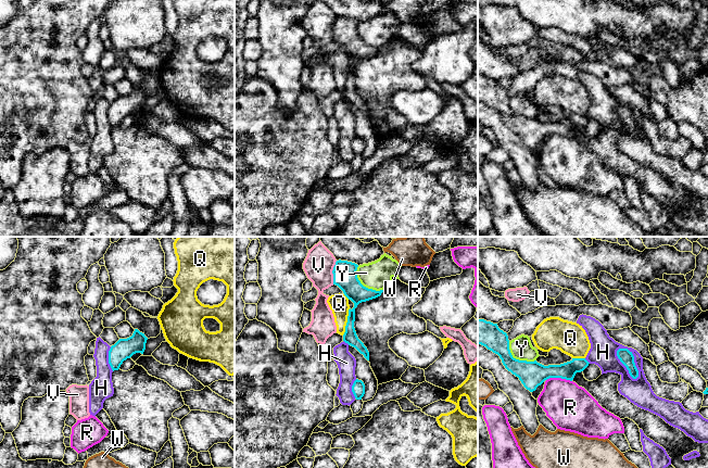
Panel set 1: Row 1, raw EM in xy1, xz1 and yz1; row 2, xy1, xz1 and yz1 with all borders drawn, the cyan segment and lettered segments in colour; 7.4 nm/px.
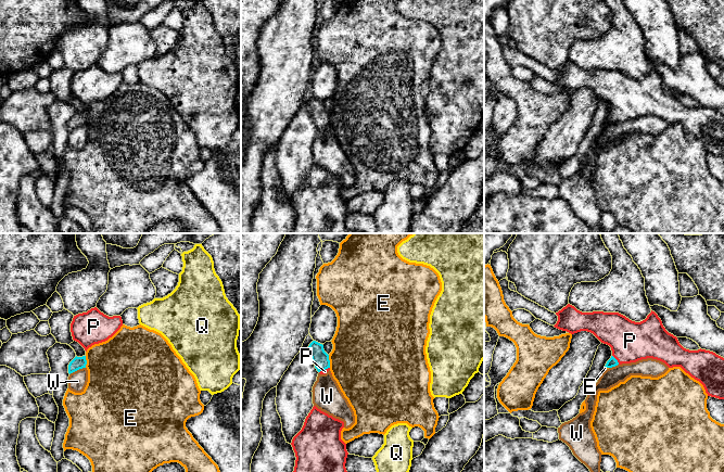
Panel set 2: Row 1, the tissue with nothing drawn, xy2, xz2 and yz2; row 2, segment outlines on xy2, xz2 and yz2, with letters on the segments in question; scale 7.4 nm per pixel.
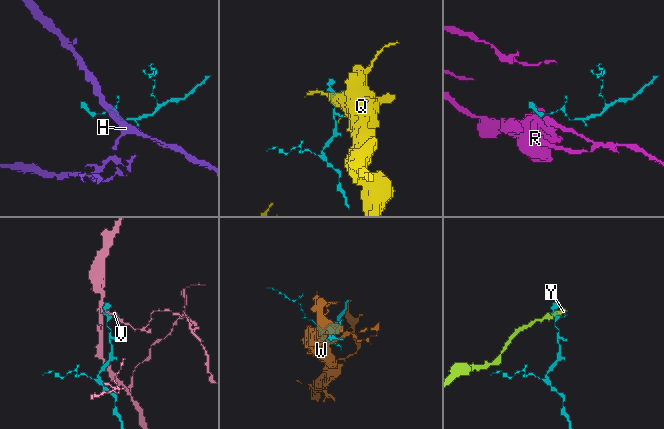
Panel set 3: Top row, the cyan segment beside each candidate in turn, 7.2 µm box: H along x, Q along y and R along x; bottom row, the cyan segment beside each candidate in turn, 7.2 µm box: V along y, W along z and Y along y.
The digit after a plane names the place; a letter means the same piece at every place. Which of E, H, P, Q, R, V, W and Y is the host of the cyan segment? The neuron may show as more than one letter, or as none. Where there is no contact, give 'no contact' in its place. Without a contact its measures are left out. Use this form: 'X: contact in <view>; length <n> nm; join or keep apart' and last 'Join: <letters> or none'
E: contact in xz2; length 100 nm; keep apart
H: contact in yz1; length 260 nm; keep apart
P: contact in yz2; length 90 nm; join
Q: contact in xz1; length 200 nm; keep apart
R: contact in yz1; length 190 nm; keep apart
V: contact in xz1; length 180 nm; keep apart
W: contact in xy2; length 130 nm; keep apart
Y: contact in xz1; length 260 nm; keep apart
Join: P

